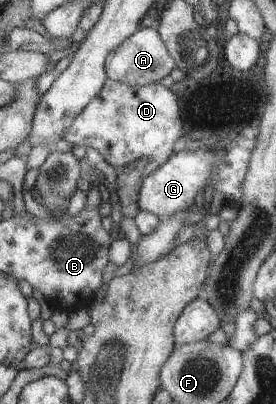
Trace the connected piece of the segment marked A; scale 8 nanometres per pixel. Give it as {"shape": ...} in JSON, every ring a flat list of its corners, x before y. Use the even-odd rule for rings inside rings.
{"shape":[[155,27,142,28,124,39,116,49,110,51,104,63,106,78,124,83,128,86,146,86,159,82,168,76,175,67,174,61,168,55]]}

